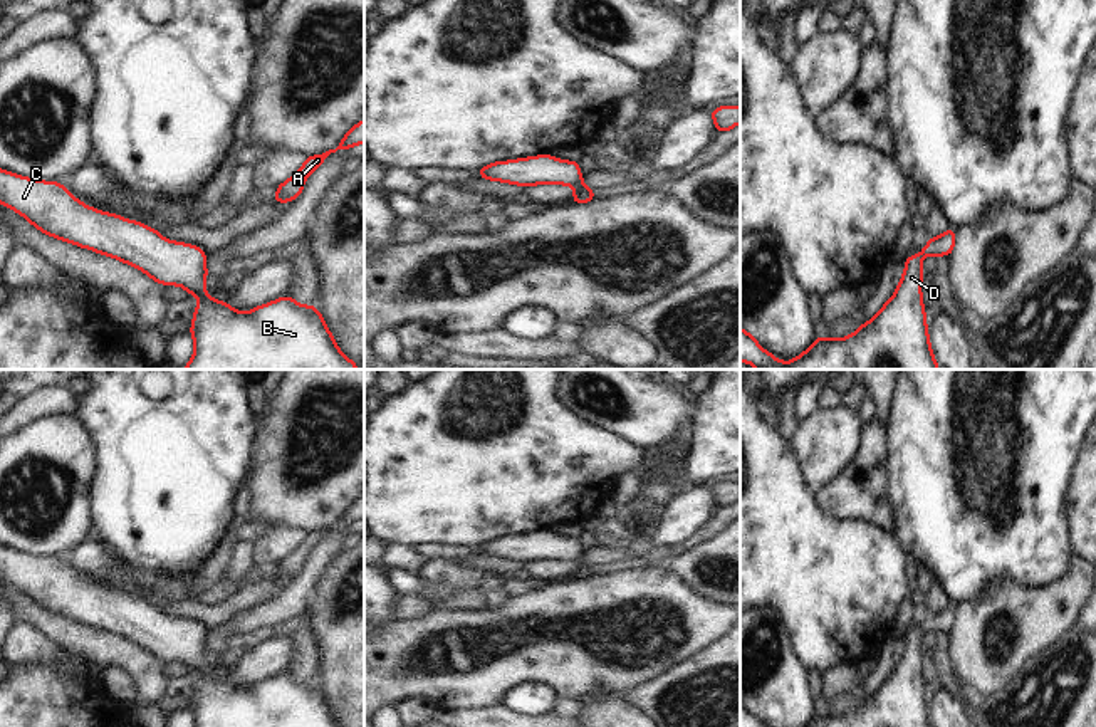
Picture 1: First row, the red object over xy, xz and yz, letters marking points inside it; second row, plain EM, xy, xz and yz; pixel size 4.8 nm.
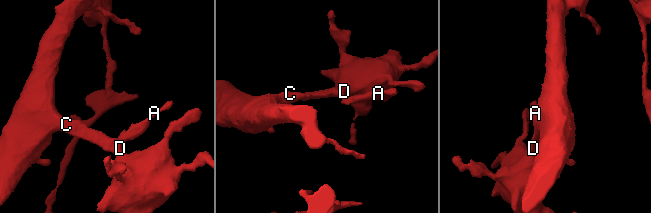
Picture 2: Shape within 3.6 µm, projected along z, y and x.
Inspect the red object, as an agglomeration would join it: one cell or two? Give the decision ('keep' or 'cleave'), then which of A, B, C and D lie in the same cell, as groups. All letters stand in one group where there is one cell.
keep | A B C D

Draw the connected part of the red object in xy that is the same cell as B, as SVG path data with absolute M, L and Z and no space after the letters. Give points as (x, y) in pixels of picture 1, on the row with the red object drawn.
M0 170L0 205L13 208L35 228L82 248L126 262L163 285L181 285L198 296L191 337L195 354L183 369L358 369L337 348L316 306L300 306L292 297L238 312L230 304L211 299L205 290L206 254L198 245L170 242L154 228L119 215L86 207L59 181L37 181Z

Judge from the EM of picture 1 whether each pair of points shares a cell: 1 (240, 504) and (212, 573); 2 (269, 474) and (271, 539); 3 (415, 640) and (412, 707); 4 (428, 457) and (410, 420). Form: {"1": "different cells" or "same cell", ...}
{"1": "same cell", "2": "different cells", "3": "different cells", "4": "same cell"}

